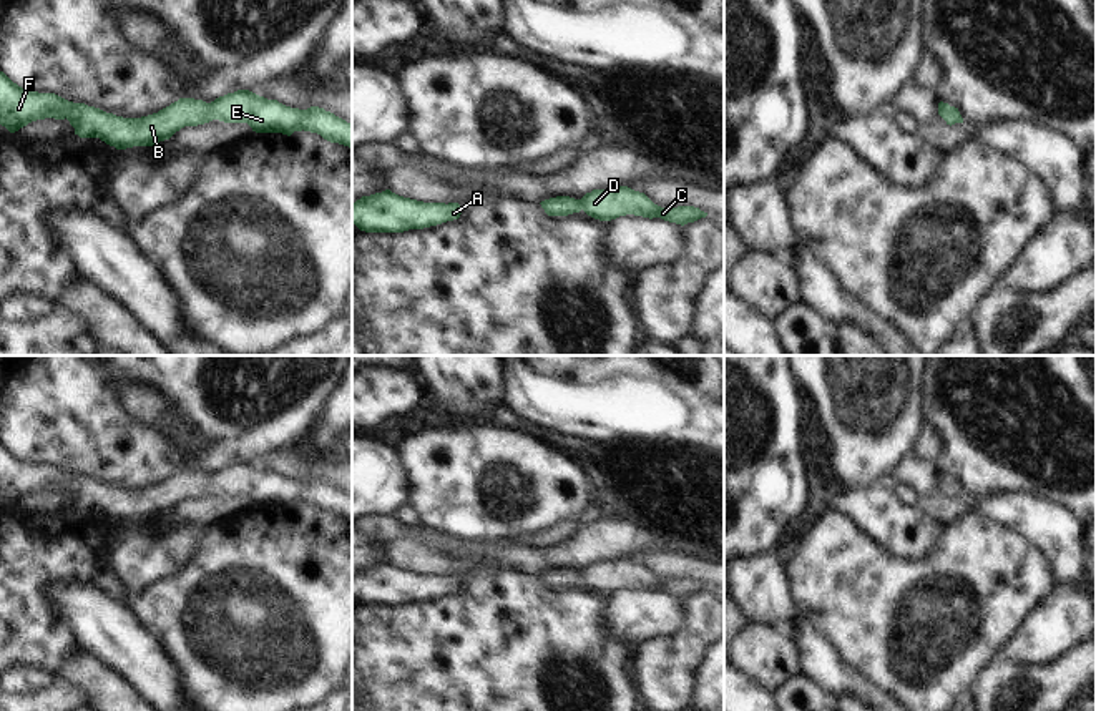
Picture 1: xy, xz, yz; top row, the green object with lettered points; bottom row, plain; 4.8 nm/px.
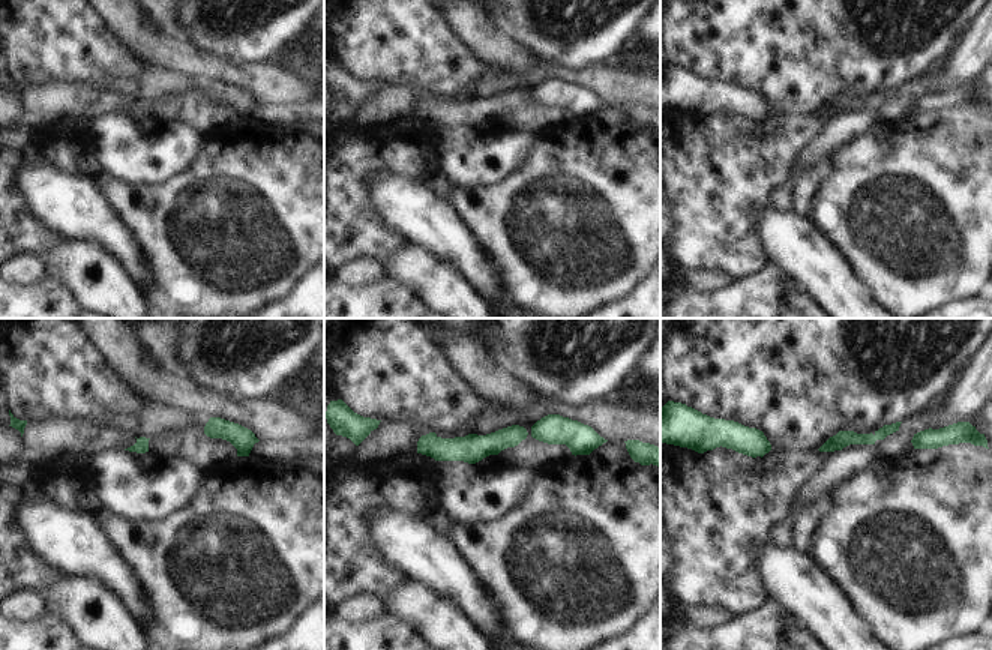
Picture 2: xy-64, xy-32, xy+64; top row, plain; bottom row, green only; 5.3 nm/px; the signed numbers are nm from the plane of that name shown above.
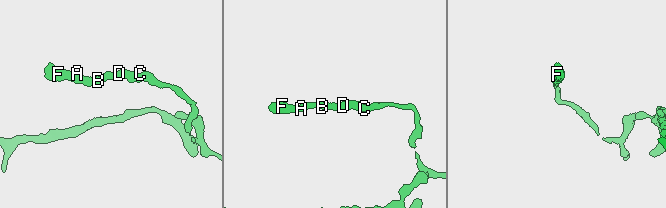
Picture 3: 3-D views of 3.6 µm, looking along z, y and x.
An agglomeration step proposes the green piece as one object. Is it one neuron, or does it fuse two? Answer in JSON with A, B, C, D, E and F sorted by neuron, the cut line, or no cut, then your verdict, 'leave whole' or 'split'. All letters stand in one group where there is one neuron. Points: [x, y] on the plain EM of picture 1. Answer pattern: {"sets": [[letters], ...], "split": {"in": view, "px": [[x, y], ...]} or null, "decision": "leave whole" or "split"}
{"sets": [["A", "B", "C", "D", "E", "F"]], "split": null, "decision": "leave whole"}

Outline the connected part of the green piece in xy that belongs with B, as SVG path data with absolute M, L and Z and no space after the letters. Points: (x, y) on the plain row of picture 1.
M0 444L0 497L10 505L32 493L68 492L80 510L100 510L116 522L153 518L169 512L184 498L219 492L247 495L256 505L311 503L330 515L352 520L352 497L319 478L291 480L249 462L237 462L211 475L179 470L158 485L141 490L123 490L85 475L68 473L55 465L25 462Z

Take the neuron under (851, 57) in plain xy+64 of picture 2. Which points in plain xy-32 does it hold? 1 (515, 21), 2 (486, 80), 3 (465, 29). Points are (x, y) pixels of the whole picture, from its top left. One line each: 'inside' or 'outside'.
1: inside
2: outside
3: outside

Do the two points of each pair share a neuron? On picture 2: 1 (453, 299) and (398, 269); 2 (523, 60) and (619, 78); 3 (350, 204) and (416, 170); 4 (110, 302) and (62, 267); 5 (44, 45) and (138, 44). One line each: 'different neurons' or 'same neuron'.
1: same neuron
2: same neuron
3: same neuron
4: same neuron
5: different neurons

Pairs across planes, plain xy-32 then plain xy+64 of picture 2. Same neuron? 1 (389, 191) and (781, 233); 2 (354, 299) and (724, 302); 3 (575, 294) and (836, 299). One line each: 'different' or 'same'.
1: same
2: same
3: different

